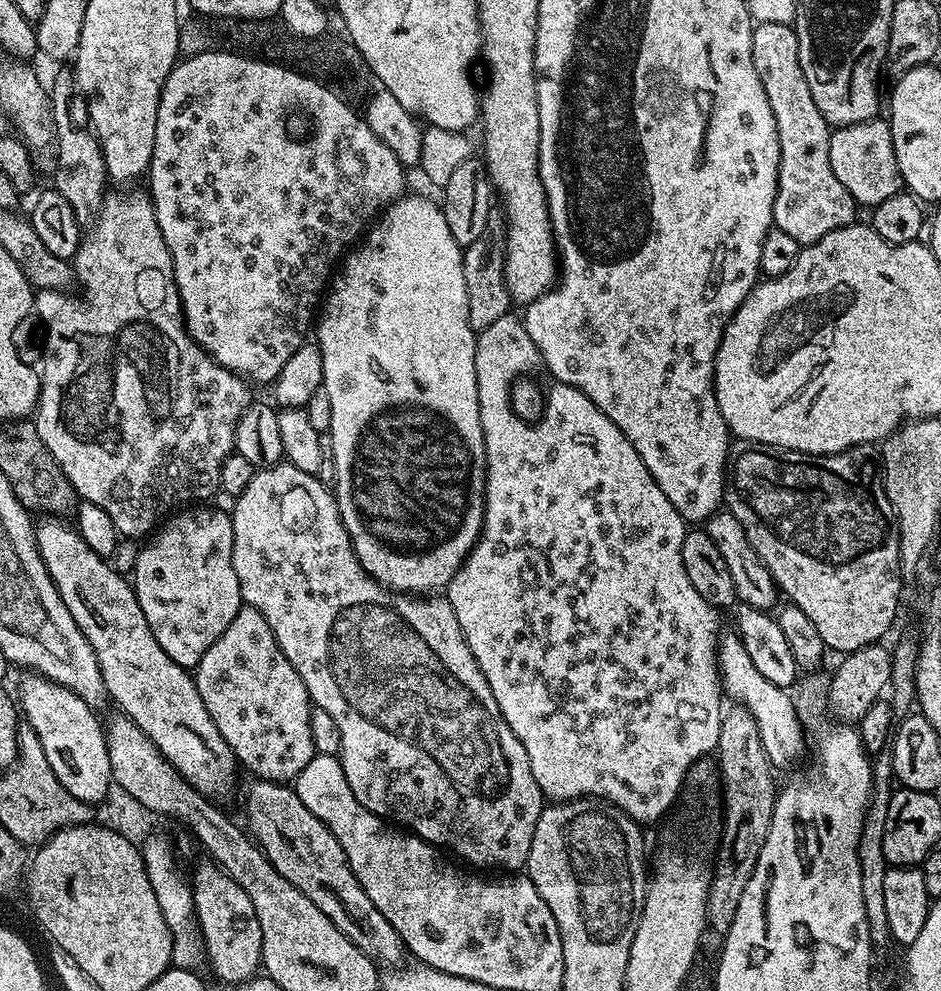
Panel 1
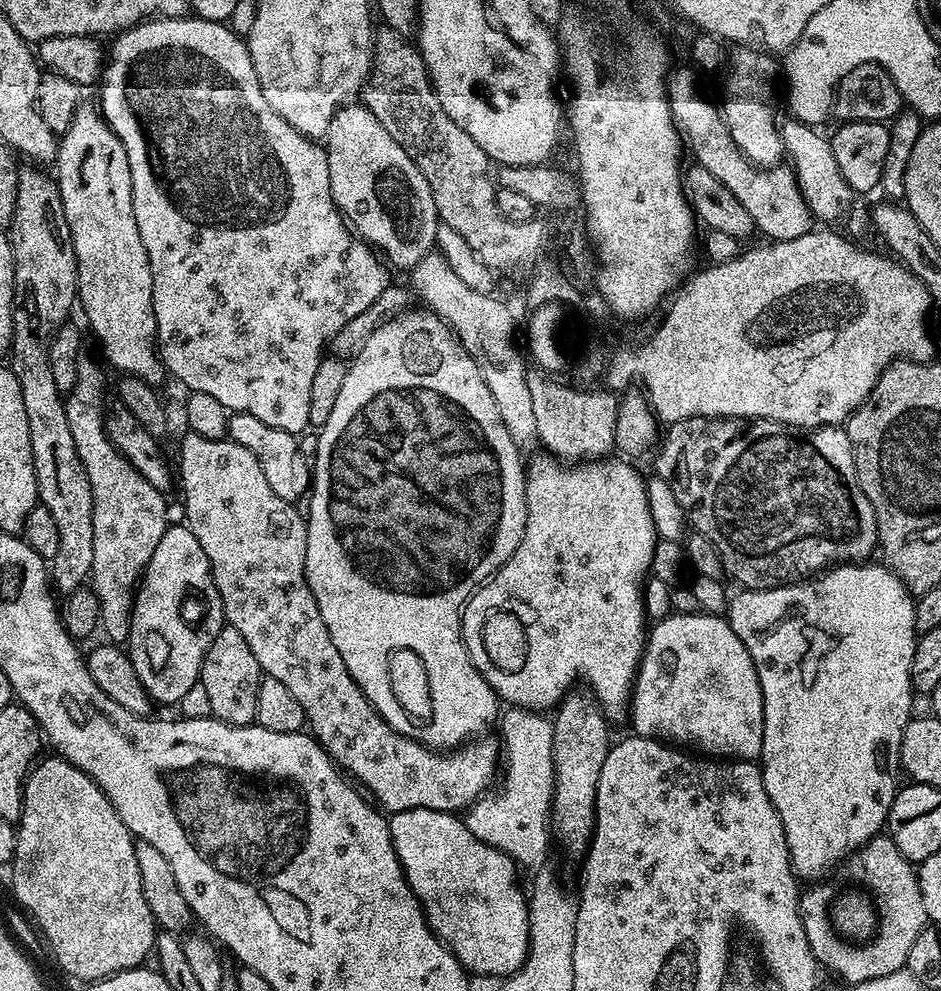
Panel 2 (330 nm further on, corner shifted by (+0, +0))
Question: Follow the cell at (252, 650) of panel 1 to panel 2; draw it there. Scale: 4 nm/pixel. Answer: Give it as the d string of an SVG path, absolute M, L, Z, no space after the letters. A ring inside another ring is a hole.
M226 626L214 640L202 666L199 682L206 686L207 697L210 698L212 716L227 724L249 725L256 719L258 710L258 686L262 673L258 666L258 658L254 658L246 638L238 634L238 630Z

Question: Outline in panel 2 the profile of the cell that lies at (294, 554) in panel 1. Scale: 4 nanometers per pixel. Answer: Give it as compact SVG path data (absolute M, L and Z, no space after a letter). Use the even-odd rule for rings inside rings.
M191 431L185 436L180 444L180 468L178 464L178 484L184 487L183 519L206 550L212 577L224 603L225 621L246 638L254 658L258 658L261 673L278 678L294 694L316 743L385 813L429 808L456 814L471 808L497 779L501 745L495 739L476 738L451 750L433 750L427 743L411 740L411 735L394 731L387 719L370 706L354 678L350 678L342 654L330 642L330 630L326 630L326 622L318 614L318 602L314 602L314 594L304 577L308 545L305 513L301 509L299 512L293 501L274 494L270 482L266 482L266 474L262 474L262 466L258 466L258 458L246 446L231 438L207 440Z

